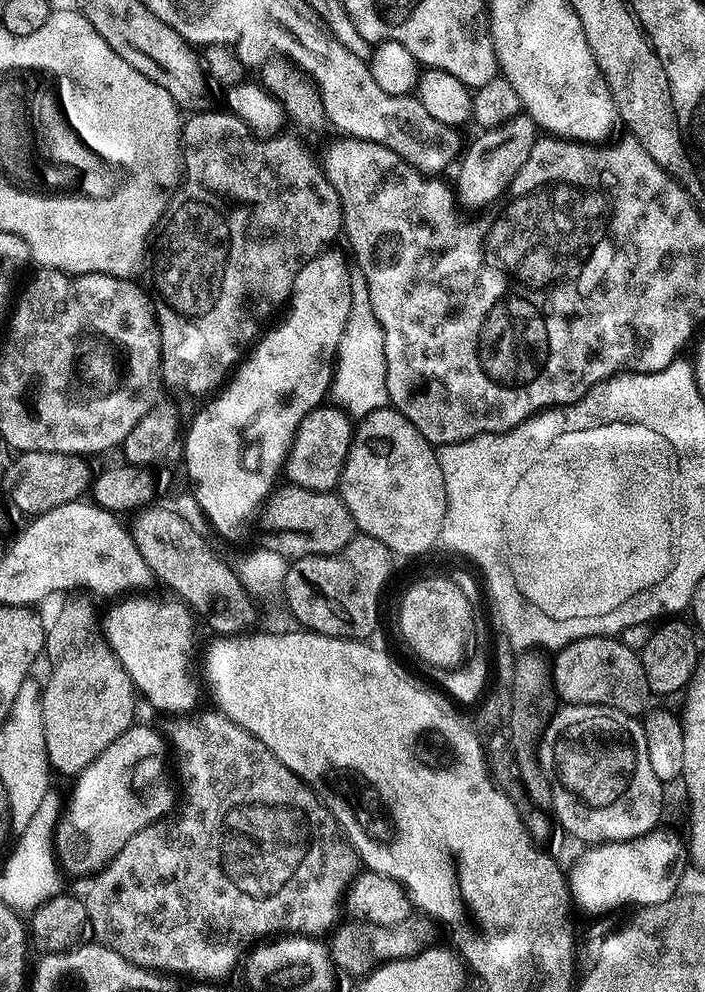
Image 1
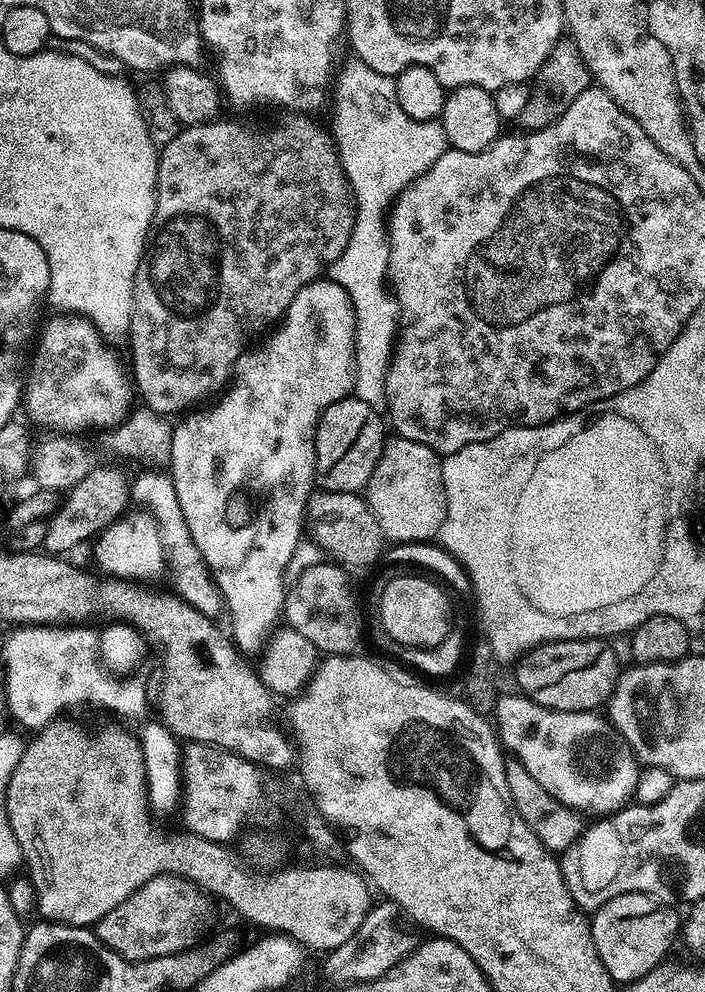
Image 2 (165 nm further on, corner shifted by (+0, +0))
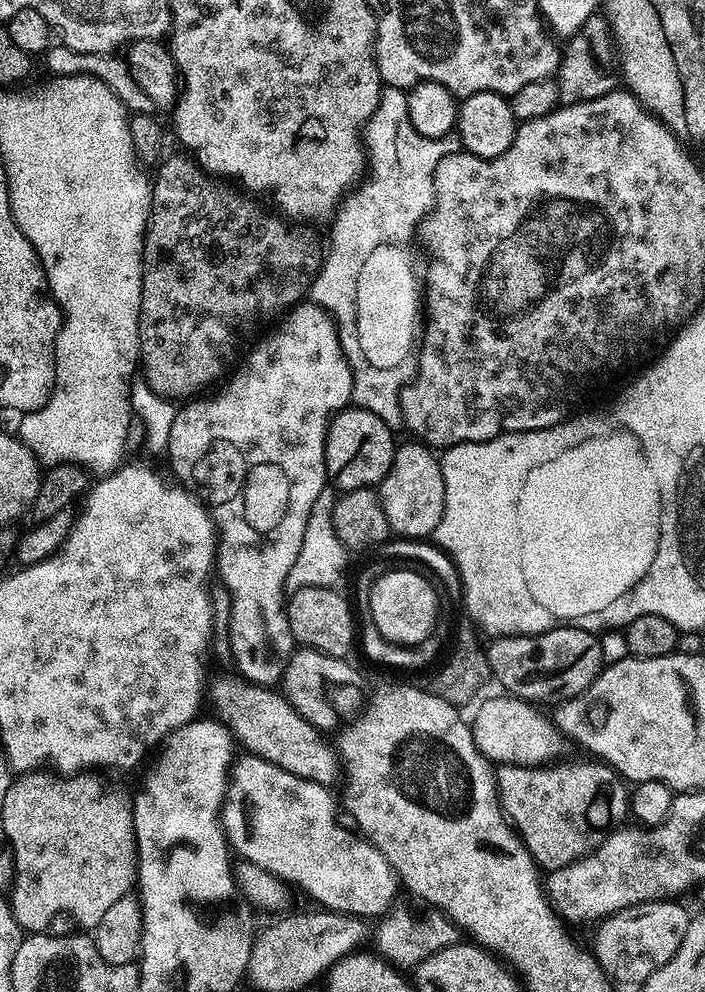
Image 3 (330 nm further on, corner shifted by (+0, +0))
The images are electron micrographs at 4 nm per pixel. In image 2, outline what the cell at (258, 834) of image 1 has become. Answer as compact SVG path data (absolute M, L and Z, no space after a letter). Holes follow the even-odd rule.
M183 876L150 878L126 902L114 906L94 925L95 936L124 960L153 960L197 947L200 935L212 916L209 897Z

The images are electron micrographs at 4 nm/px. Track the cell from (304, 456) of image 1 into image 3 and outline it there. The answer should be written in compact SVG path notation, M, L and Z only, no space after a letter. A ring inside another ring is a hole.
M355 406L341 408L329 423L324 447L324 461L331 487L346 493L379 485L396 457L398 440L392 436L395 436L393 429L378 418L378 414Z

